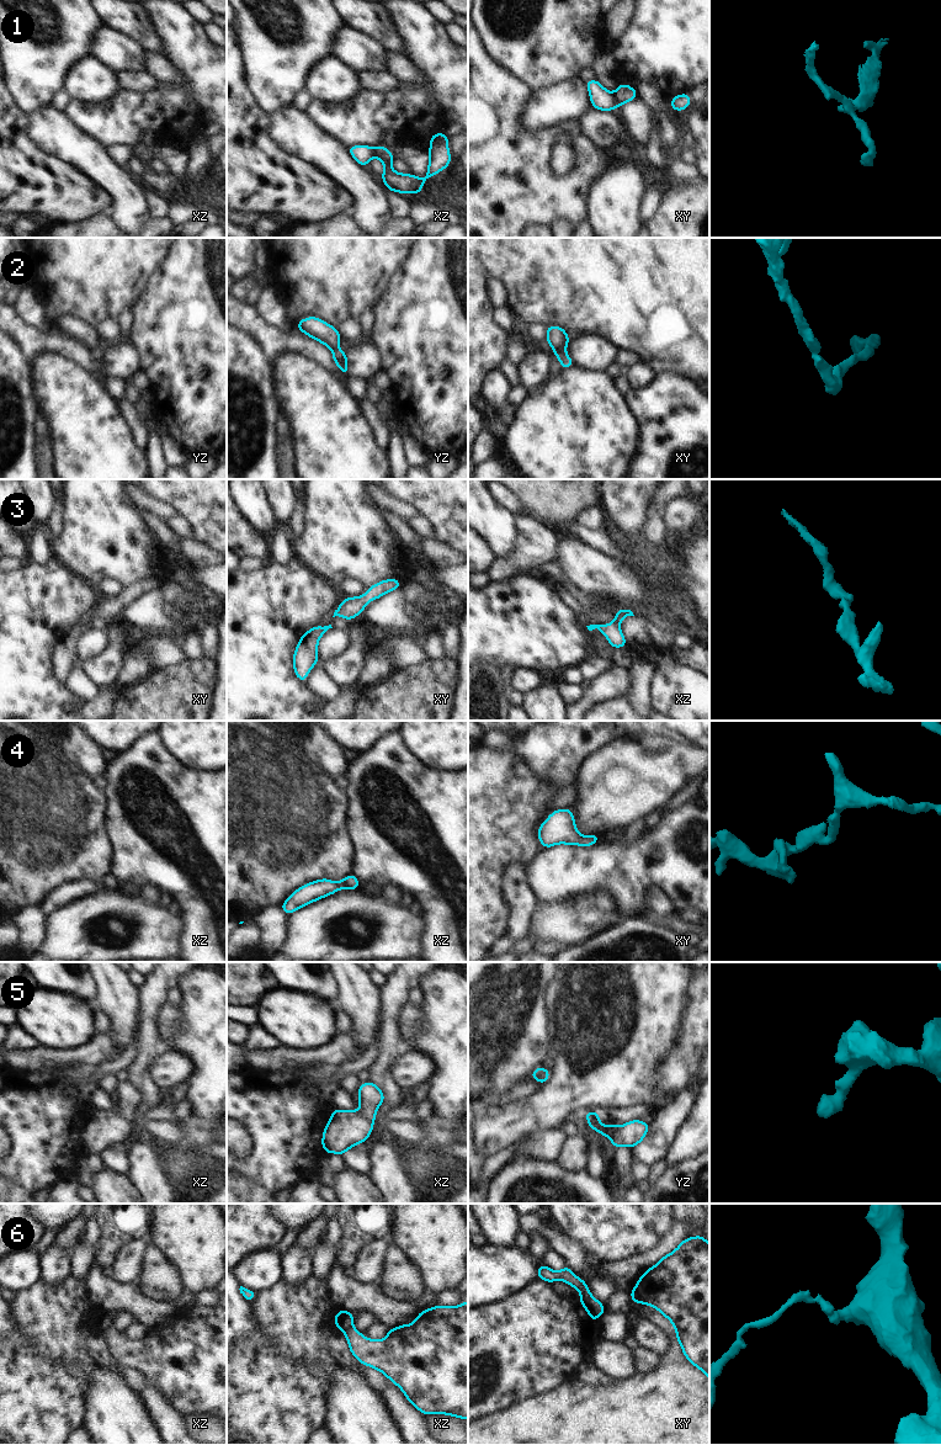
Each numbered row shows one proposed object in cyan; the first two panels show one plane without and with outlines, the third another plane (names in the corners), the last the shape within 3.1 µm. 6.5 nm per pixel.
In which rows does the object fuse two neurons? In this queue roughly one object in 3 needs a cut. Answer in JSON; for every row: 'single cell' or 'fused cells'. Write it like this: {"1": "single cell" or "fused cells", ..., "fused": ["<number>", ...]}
{"1": "fused cells", "2": "single cell", "3": "single cell", "4": "single cell", "5": "single cell", "6": "fused cells", "fused": ["1", "6"]}

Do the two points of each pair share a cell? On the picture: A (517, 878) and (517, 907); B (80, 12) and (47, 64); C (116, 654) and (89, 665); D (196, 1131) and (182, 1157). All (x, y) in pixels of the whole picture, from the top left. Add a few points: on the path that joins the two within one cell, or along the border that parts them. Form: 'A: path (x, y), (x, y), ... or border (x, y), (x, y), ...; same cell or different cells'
A: path (517, 886), (517, 899); same cell
B: path (68, 25), (63, 30), (63, 41), (52, 52); same cell
C: path (110, 660), (105, 665), (95, 665); same cell
D: path (196, 1137), (189, 1151); same cell

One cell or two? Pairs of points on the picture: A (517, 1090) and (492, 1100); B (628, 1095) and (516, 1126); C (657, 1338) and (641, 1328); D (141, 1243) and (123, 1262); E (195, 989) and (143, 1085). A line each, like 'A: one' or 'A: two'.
A: one
B: one
C: one
D: one
E: two

